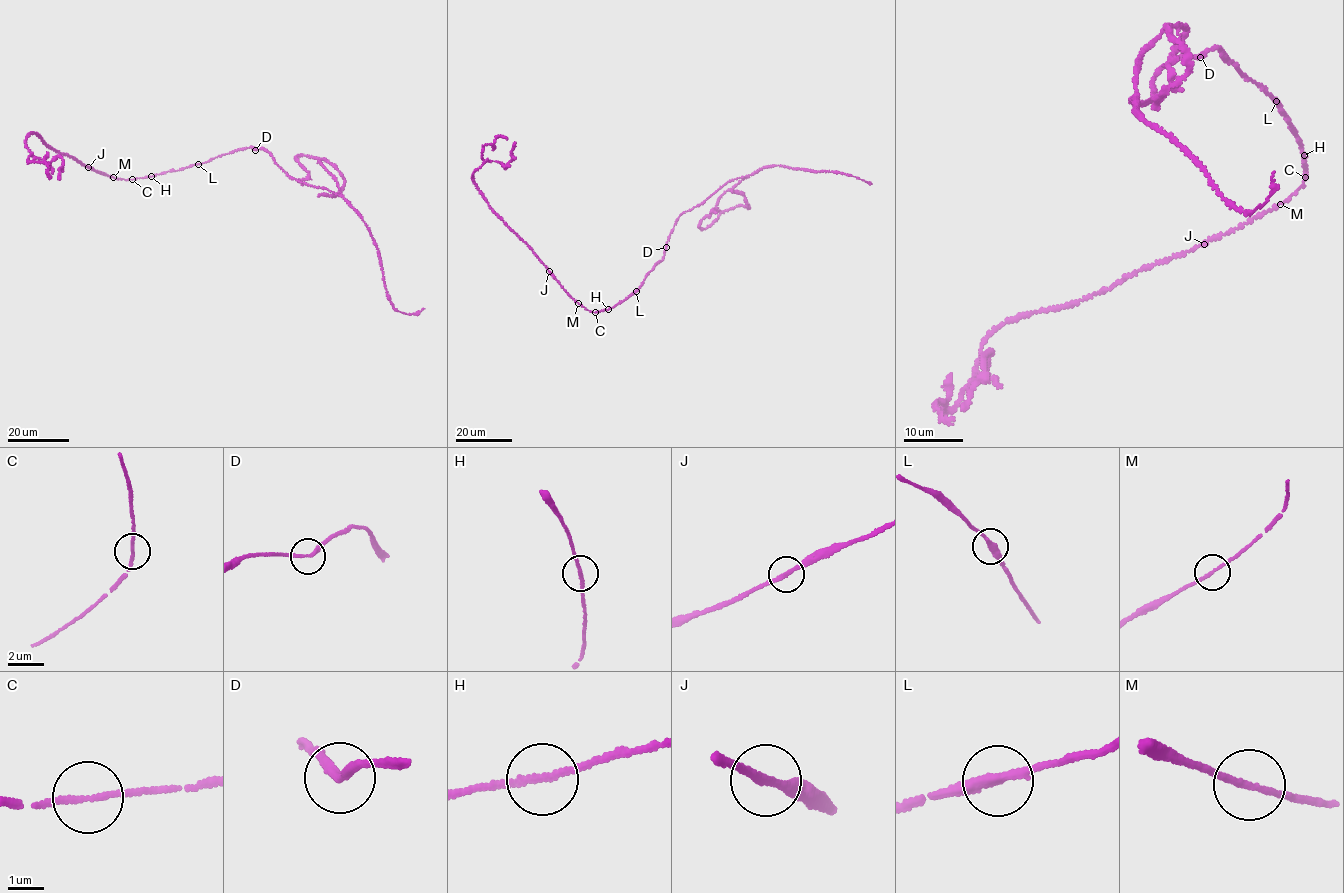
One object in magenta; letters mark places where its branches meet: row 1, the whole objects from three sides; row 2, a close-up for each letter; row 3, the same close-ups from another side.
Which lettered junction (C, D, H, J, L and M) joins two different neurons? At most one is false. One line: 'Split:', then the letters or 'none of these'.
Split: none of these

